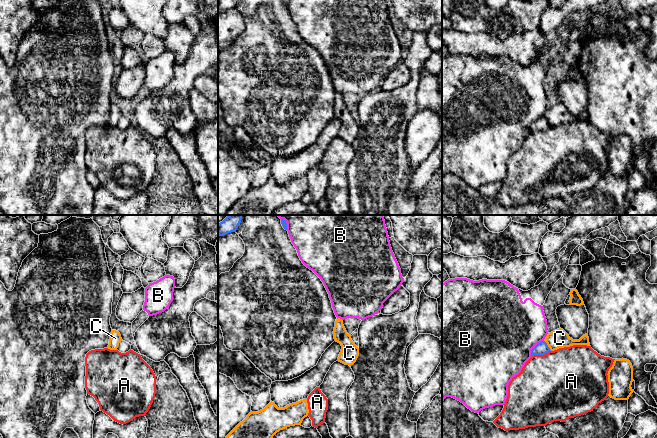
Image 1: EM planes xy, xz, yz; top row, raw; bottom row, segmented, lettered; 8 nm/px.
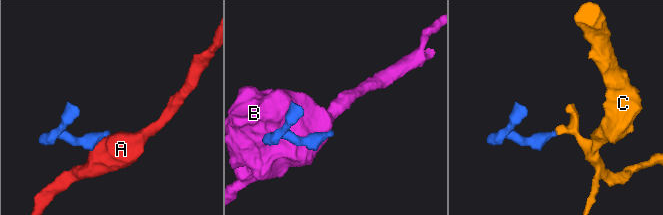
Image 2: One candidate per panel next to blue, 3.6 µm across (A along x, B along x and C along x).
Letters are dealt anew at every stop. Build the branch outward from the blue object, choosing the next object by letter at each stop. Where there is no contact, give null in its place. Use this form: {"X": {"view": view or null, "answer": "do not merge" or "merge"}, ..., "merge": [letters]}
{"A": {"view": "yz", "answer": "do not merge"}, "B": {"view": "yz", "answer": "do not merge"}, "C": {"view": "yz", "answer": "do not merge"}, "merge": []}

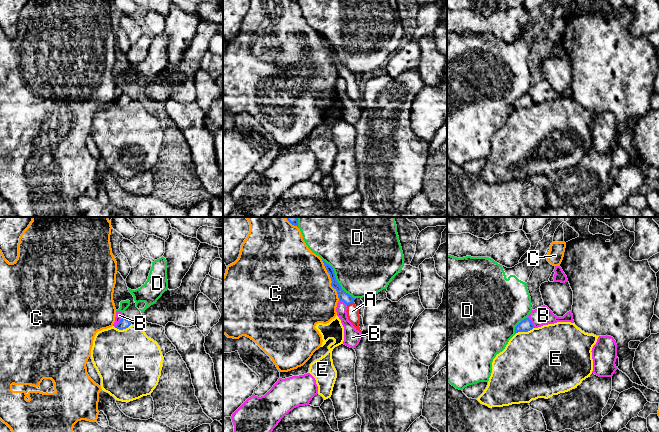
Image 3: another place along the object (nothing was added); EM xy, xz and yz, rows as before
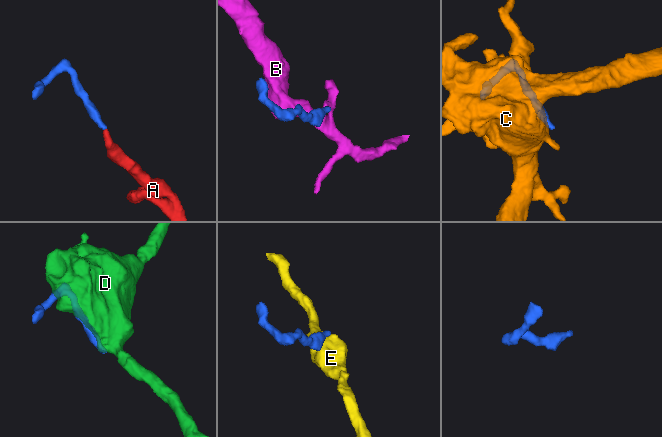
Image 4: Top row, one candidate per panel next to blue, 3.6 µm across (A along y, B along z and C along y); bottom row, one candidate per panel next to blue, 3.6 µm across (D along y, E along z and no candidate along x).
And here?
{"A": {"view": "xz", "answer": "merge"}, "B": {"view": "yz", "answer": "do not merge"}, "C": {"view": "xz", "answer": "do not merge"}, "D": {"view": "xz", "answer": "do not merge"}, "E": {"view": "yz", "answer": "do not merge"}, "merge": ["A"]}

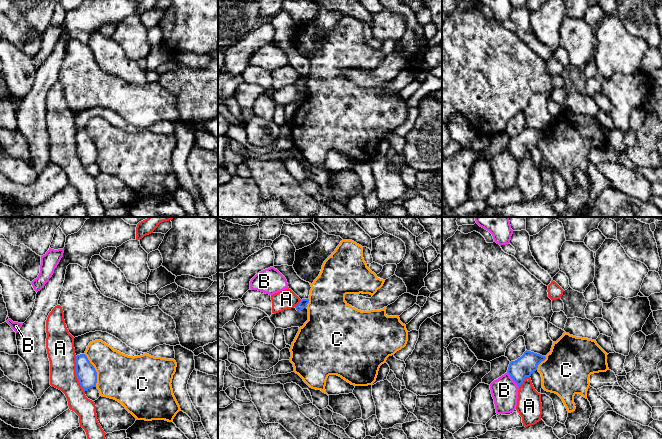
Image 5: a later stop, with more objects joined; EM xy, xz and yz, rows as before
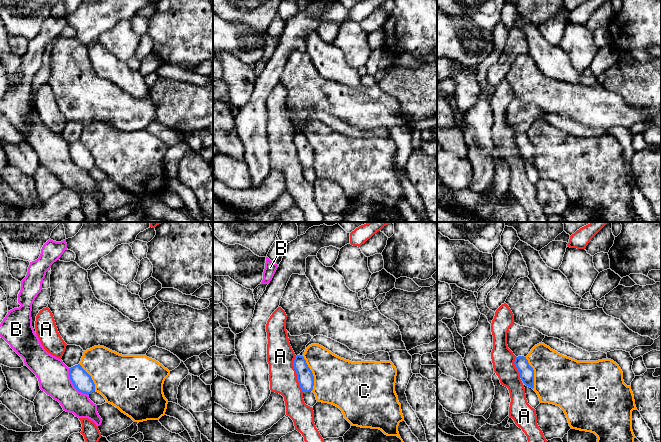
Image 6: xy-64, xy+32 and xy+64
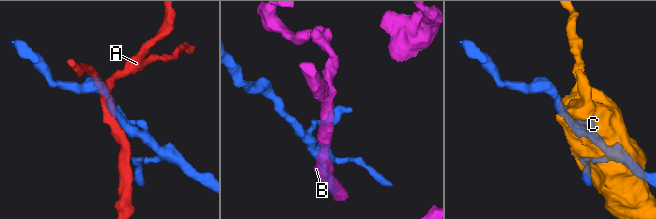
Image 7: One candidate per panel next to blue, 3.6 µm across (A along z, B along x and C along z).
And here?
{"A": {"view": "xy", "answer": "do not merge"}, "B": {"view": "yz", "answer": "do not merge"}, "C": {"view": "xy", "answer": "do not merge"}, "merge": []}

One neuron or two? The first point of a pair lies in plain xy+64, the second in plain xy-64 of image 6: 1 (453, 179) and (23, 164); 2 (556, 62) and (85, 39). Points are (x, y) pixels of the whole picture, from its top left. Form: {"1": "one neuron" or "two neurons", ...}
{"1": "two neurons", "2": "two neurons"}

